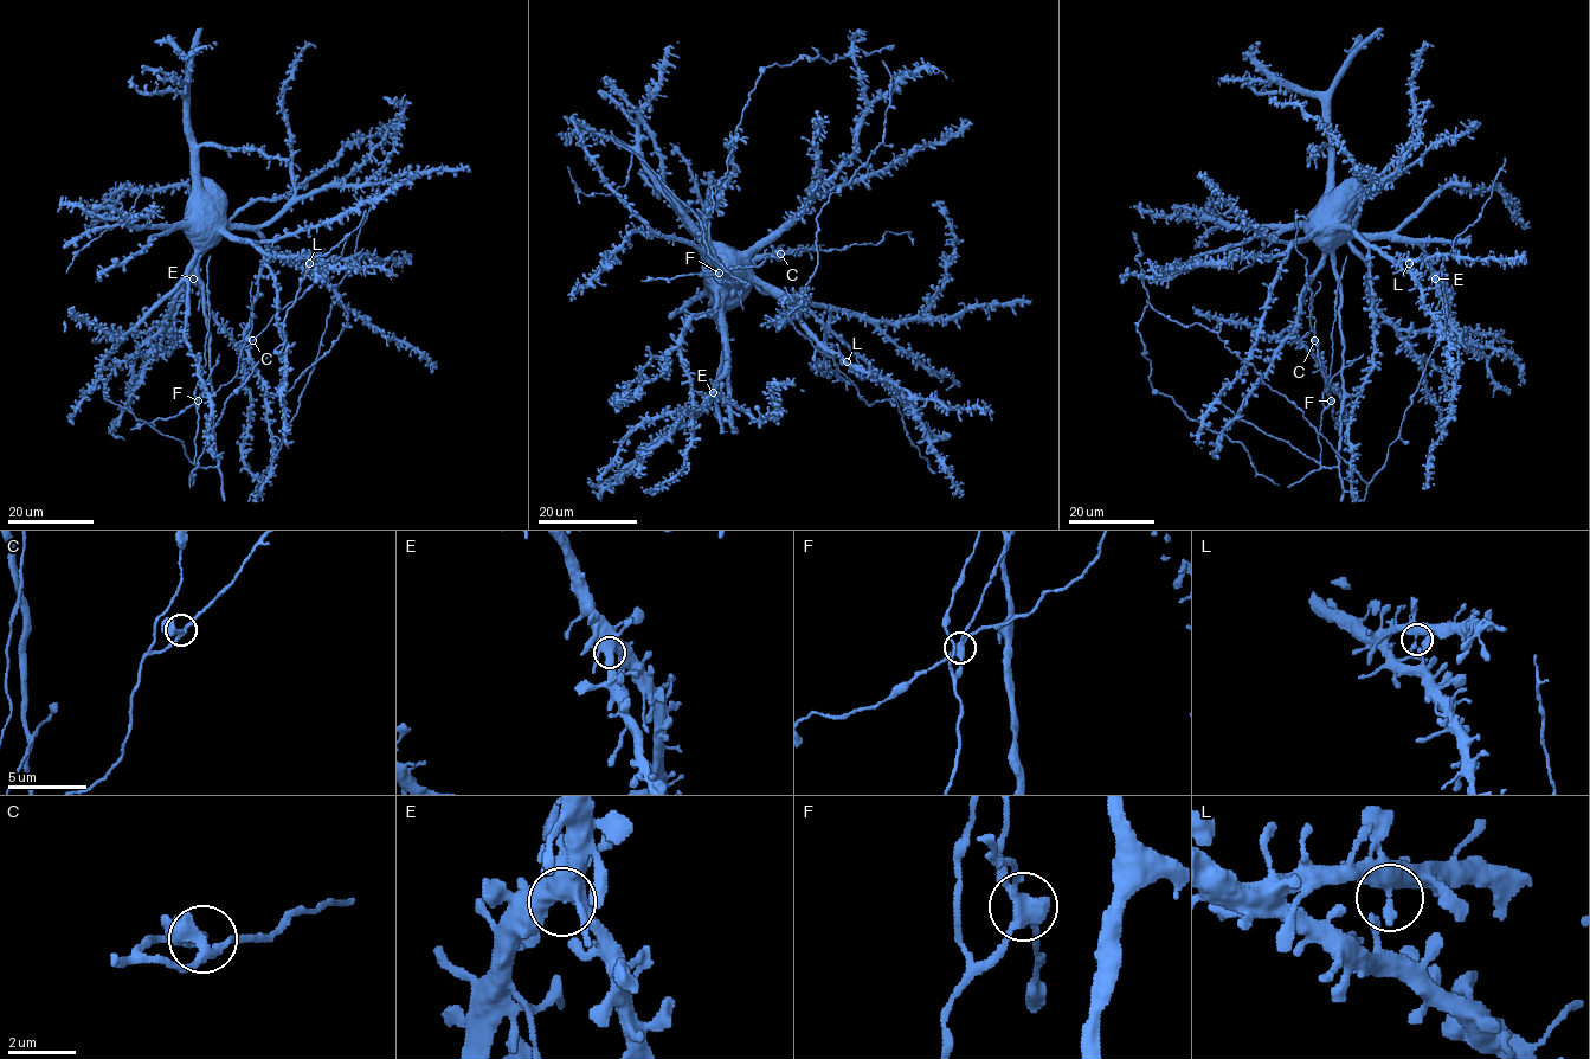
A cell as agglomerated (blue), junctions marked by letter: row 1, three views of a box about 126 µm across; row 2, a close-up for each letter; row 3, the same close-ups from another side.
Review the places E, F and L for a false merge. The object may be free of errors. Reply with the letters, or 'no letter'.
F

